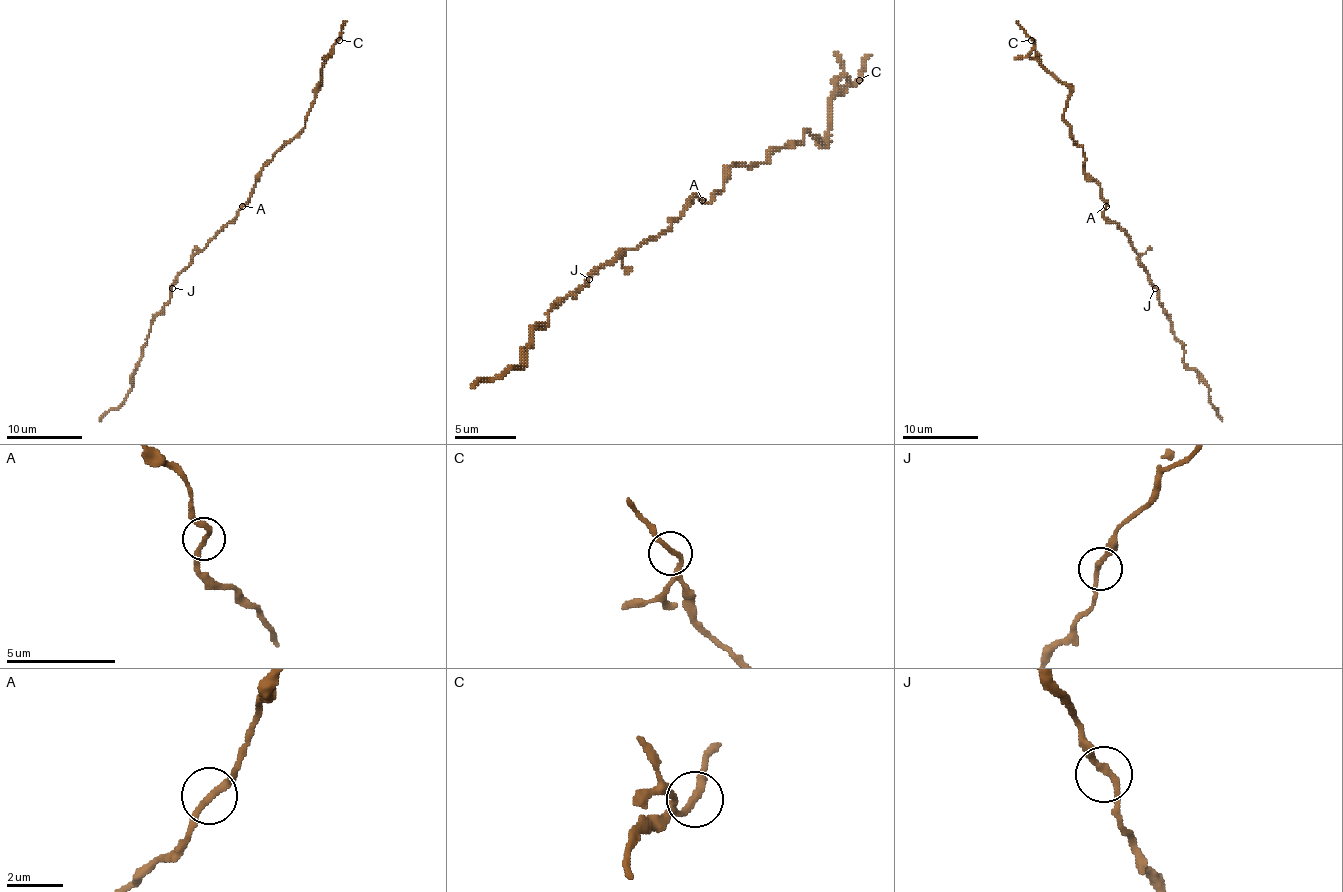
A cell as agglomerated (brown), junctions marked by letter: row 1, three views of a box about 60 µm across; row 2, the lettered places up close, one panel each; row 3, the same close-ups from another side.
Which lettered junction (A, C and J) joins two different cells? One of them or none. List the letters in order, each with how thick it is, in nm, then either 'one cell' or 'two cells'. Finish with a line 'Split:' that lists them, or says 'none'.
A: 240 nm | one cell
C: 220 nm | one cell
J: 240 nm | one cell
Split: none

